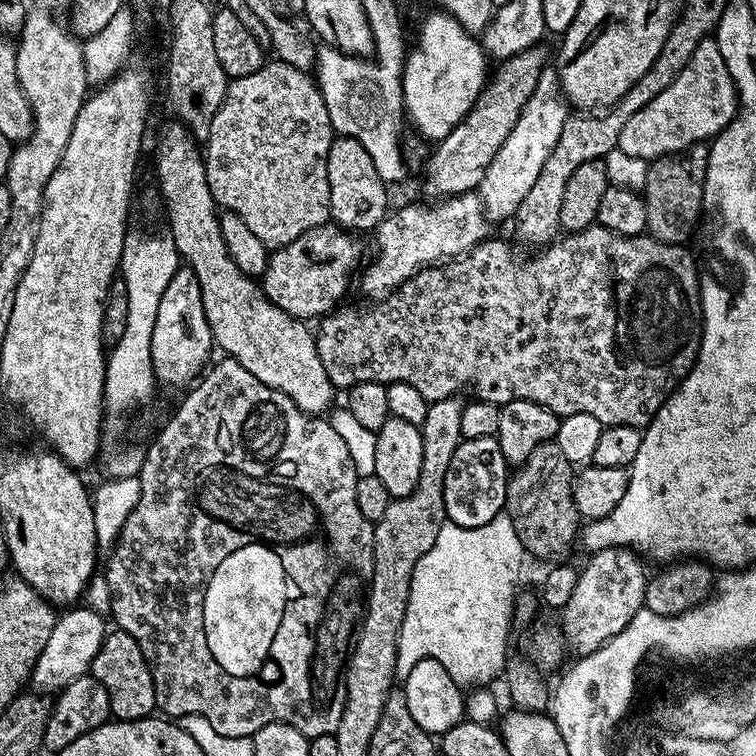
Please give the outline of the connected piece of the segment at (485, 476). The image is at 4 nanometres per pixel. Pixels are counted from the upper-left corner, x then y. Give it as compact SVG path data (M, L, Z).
M490 438L461 439L454 458L450 458L450 470L446 470L444 483L444 515L451 523L463 528L486 526L490 518L501 515L508 503L510 465L504 459L500 443Z

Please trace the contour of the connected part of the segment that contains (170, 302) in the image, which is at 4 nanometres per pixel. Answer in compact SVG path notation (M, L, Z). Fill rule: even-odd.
M180 266L163 291L154 323L150 358L157 381L161 385L169 384L172 388L180 389L191 385L205 371L211 352L214 352L214 341L208 314L202 306L200 280L194 278L191 267Z

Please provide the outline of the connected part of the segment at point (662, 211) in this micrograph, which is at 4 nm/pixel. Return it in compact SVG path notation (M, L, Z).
M707 143L695 144L681 152L660 156L648 165L646 182L642 191L644 205L646 206L646 222L648 223L647 235L655 240L661 240L664 244L684 244L692 236L692 231L697 231L702 220L704 207L704 183L706 182L706 166L708 165Z

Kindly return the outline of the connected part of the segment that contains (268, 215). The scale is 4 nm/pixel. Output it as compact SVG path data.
M276 58L271 62L265 62L261 68L254 70L254 74L246 74L237 80L229 79L226 98L222 102L220 109L214 114L214 118L209 122L206 135L208 135L208 148L203 149L202 159L206 166L206 178L208 179L208 191L212 193L217 205L221 209L238 214L250 230L269 249L275 250L285 244L289 244L294 238L298 238L306 230L317 228L319 224L327 224L330 220L330 182L326 174L326 162L330 154L330 146L334 139L334 129L330 122L330 114L326 110L324 96L320 93L315 79L305 69L295 68L285 64L283 60Z

